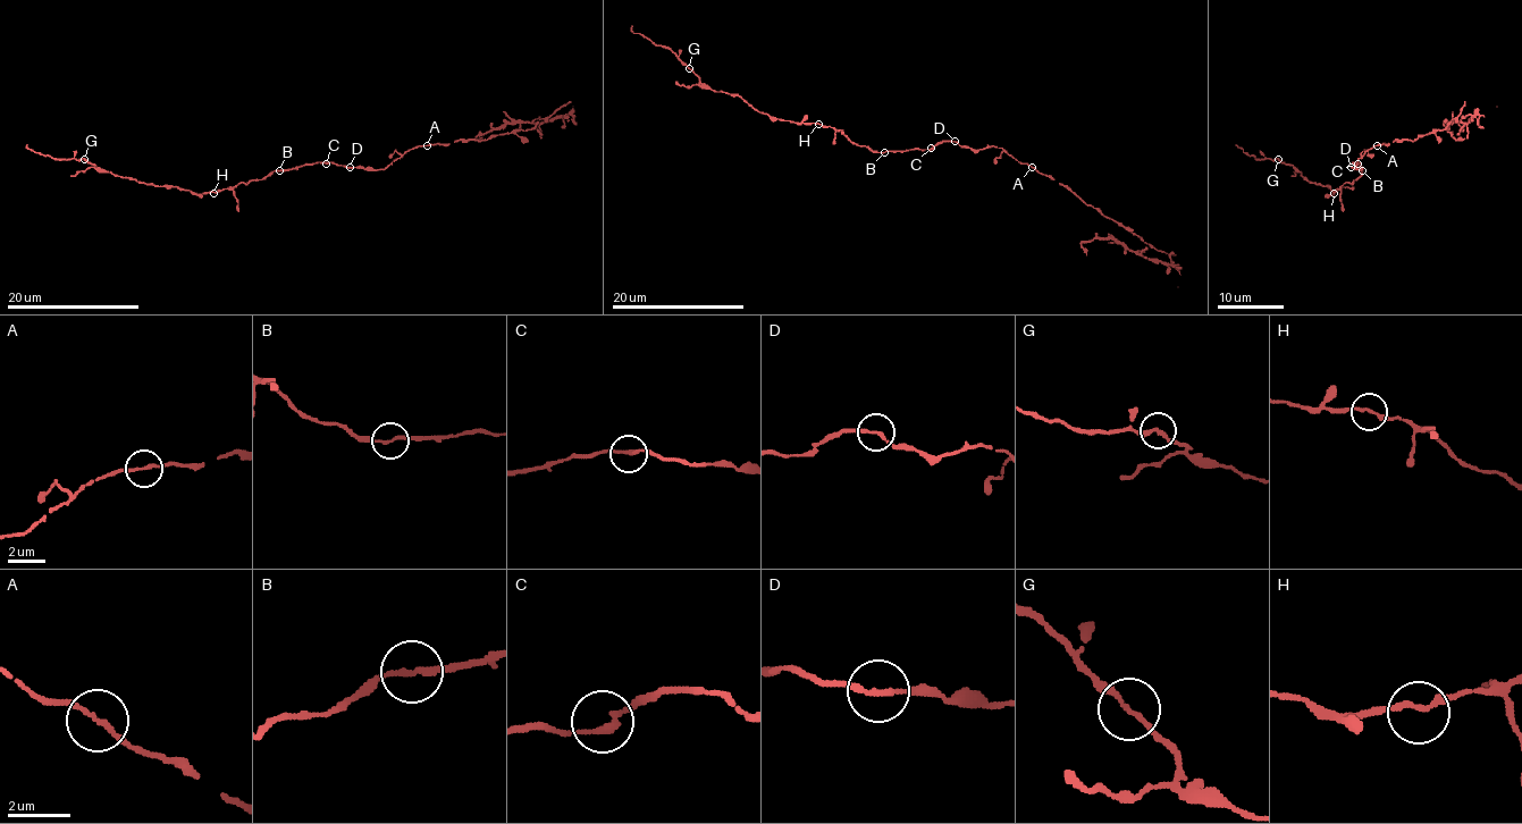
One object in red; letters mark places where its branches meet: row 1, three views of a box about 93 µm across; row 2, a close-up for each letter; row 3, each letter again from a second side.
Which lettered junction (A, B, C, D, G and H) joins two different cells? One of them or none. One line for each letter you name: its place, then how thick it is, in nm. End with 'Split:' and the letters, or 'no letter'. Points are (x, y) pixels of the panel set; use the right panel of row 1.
Split: no letter

